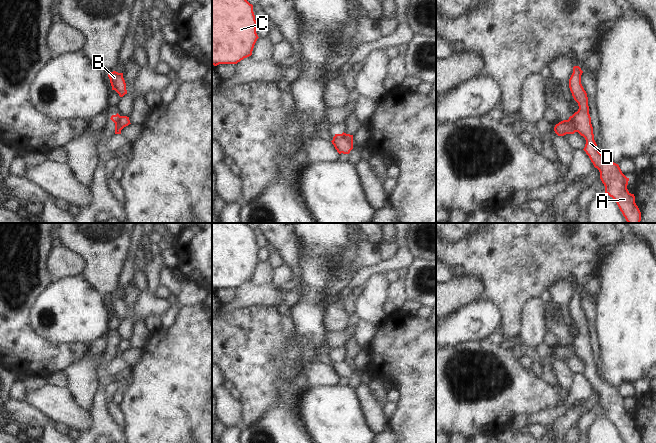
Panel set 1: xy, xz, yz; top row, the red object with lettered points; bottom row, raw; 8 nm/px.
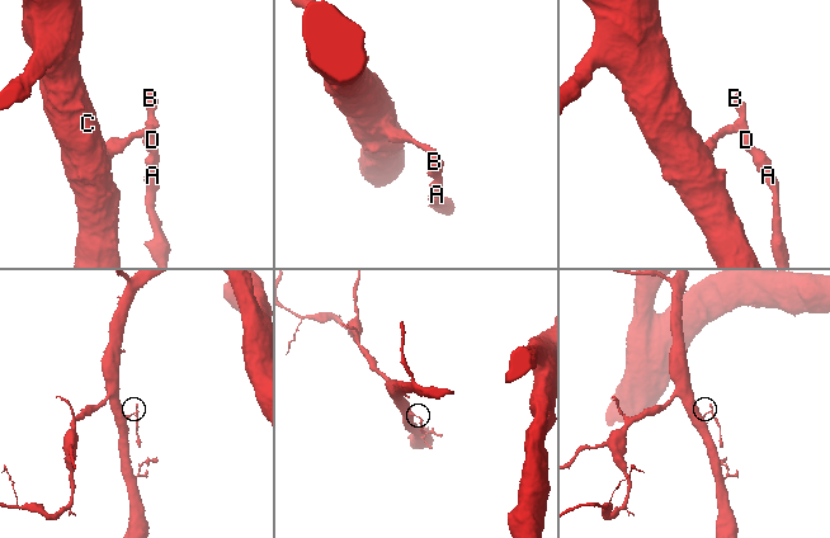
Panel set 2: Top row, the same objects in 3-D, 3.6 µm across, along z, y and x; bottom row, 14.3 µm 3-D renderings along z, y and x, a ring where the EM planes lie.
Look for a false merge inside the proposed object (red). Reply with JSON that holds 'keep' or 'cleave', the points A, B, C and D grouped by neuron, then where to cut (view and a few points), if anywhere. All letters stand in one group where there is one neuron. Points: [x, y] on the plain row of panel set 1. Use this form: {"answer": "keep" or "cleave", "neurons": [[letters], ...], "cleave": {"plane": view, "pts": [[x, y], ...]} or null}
{"answer": "cleave", "neurons": [["A", "B", "D"], ["C"]], "cleave": {"plane": "yz", "pts": [[571, 340], [576, 355]]}}

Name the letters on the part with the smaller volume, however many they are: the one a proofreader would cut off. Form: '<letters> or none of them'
A, B, D

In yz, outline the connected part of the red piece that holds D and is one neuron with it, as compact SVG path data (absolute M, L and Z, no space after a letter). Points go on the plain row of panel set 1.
M579 290L573 291L573 297L569 303L569 312L579 333L572 341L575 346L575 354L586 364L584 375L589 380L594 391L600 396L600 403L605 410L605 417L612 421L625 443L641 443L641 436L635 427L635 420L628 413L627 402L618 388L606 383L597 371L594 364L593 351L589 338L588 321L581 308L583 295Z

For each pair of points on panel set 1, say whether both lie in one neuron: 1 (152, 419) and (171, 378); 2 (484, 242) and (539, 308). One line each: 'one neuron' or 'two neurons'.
1: one neuron
2: two neurons

